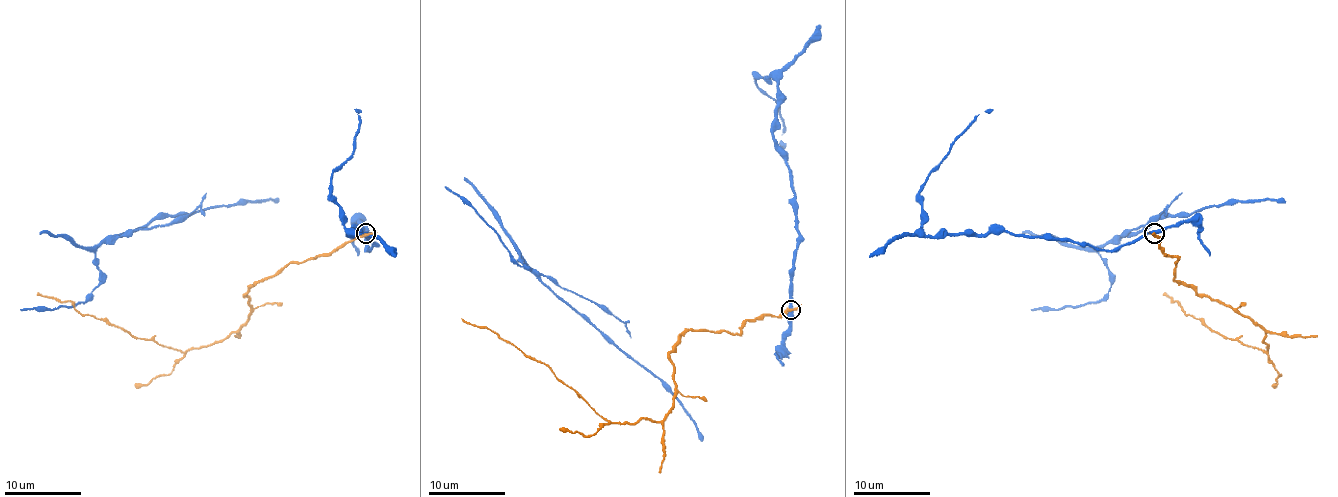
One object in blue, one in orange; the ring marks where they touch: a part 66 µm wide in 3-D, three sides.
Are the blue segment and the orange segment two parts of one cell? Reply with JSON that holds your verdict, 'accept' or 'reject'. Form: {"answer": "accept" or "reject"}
{"answer": "reject"}

